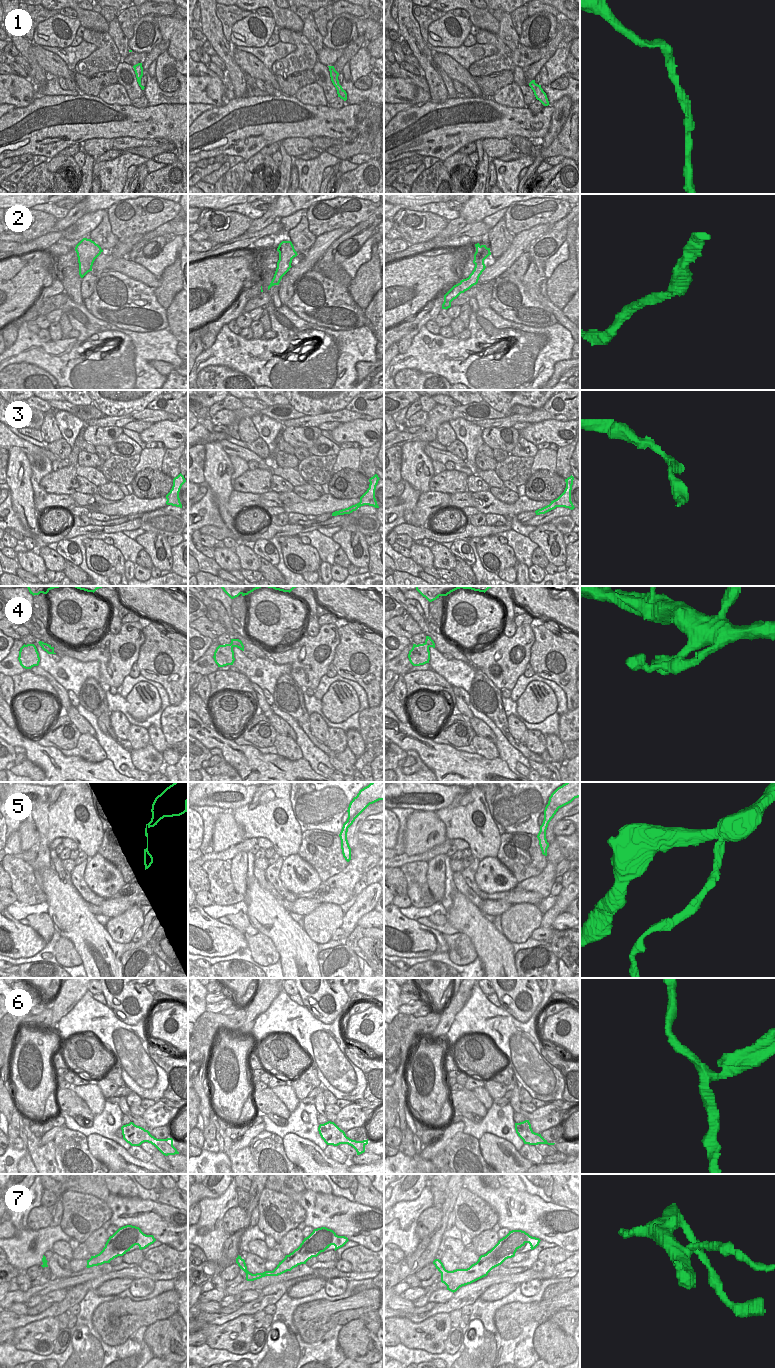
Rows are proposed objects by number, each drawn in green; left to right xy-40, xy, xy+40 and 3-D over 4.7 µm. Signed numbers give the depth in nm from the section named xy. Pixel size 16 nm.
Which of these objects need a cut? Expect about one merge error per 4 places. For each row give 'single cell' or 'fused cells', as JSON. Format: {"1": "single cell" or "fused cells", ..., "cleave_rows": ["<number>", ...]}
{"1": "single cell", "2": "single cell", "3": "fused cells", "4": "single cell", "5": "fused cells", "6": "single cell", "7": "fused cells", "cleave_rows": ["3", "5", "7"]}

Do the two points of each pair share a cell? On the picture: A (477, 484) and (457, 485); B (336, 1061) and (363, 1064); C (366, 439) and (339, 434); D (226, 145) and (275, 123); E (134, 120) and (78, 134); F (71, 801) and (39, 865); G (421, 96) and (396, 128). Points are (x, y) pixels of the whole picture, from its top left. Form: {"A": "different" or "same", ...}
{"A": "different", "B": "different", "C": "same", "D": "same", "E": "same", "F": "same", "G": "different"}

